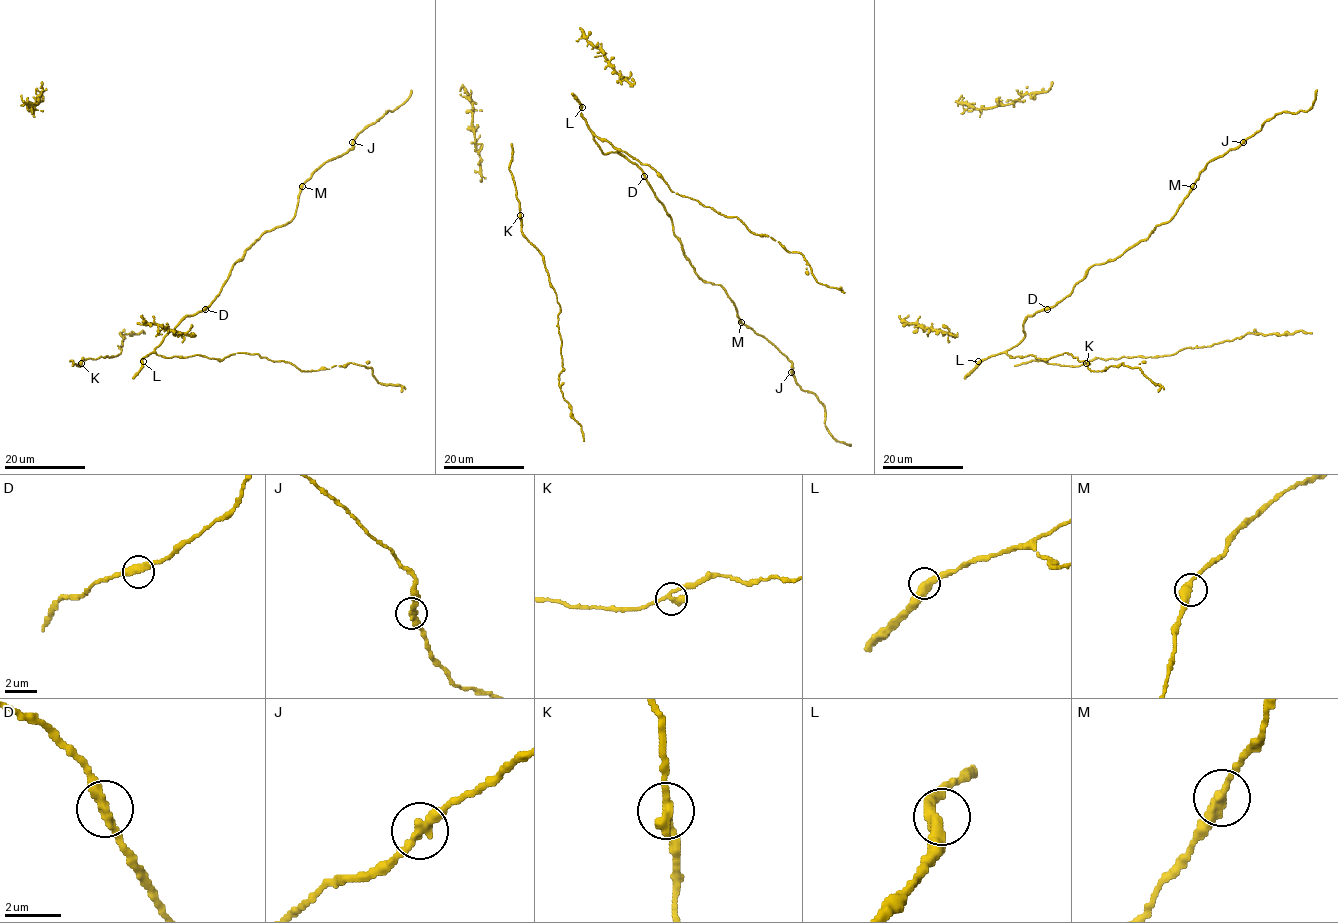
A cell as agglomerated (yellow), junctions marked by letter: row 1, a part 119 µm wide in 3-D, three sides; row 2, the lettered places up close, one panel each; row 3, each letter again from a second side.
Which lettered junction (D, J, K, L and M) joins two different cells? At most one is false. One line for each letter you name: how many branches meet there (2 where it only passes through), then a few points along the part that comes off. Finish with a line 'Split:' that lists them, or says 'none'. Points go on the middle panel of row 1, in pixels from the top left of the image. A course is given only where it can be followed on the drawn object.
Split: none

